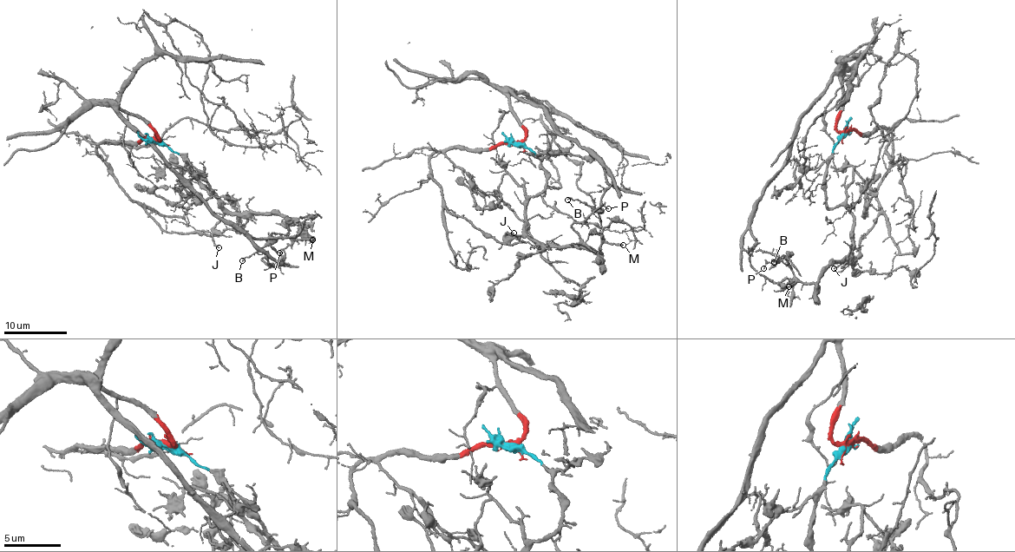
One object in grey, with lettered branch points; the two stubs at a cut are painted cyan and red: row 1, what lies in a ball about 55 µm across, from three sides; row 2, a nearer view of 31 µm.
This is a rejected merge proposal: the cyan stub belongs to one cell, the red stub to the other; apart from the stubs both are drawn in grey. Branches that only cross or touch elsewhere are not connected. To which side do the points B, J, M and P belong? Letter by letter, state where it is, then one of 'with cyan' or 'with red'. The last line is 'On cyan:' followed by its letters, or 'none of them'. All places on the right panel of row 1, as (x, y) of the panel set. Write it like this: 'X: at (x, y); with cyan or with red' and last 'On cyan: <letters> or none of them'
B: at (774, 262); with cyan
J: at (834, 268); with cyan
M: at (789, 286); with cyan
P: at (763, 268); with cyan
On cyan: B, J, M, P

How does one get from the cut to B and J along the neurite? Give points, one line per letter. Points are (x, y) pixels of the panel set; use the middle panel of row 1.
B: (516, 143), (534, 151), (544, 170), (546, 184), (525, 212), (528, 238), (599, 256), (598, 210), (567, 200)
J: (516, 143), (538, 155), (546, 180), (541, 192), (529, 200), (522, 234), (506, 233), (514, 233)

